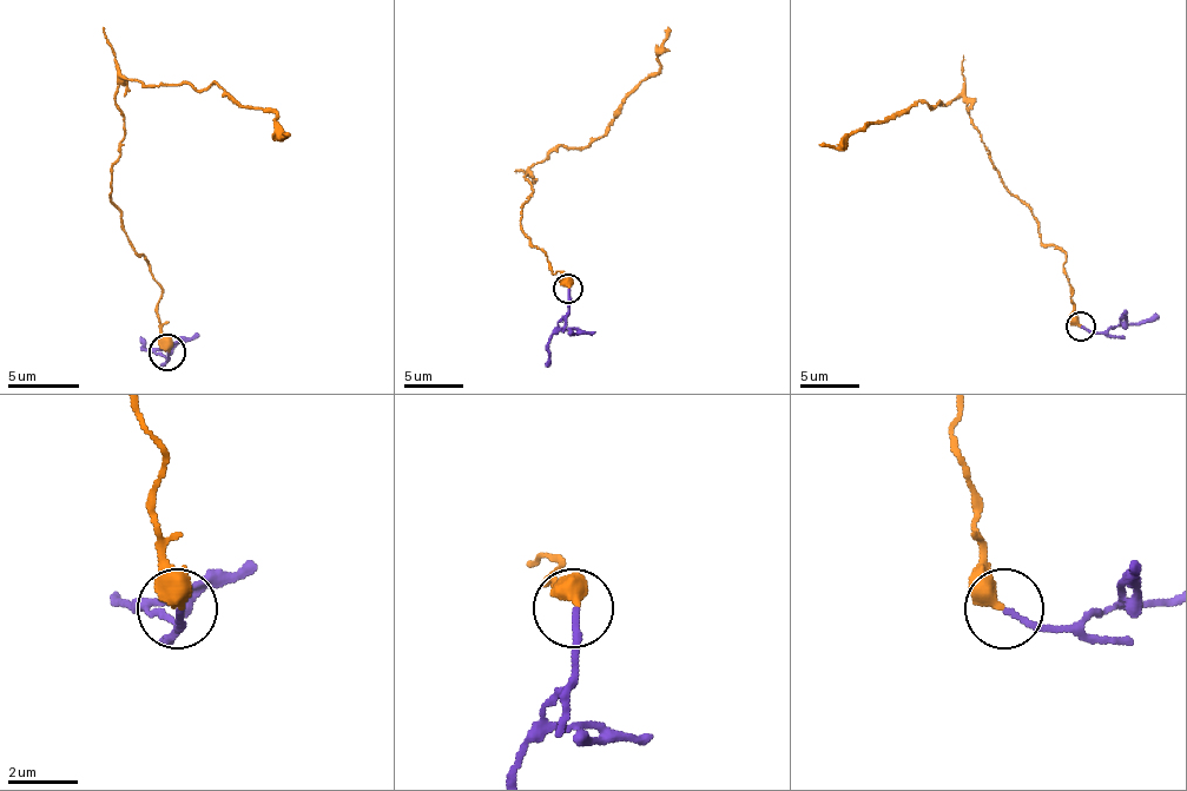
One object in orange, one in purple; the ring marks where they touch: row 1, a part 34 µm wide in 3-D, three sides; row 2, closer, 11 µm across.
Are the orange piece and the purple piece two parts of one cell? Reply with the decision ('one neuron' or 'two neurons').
two neurons

